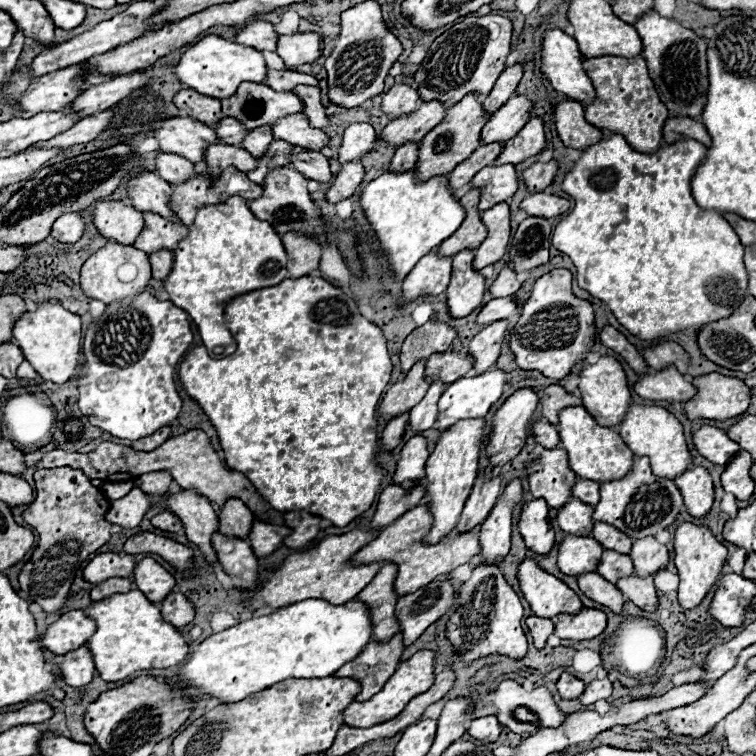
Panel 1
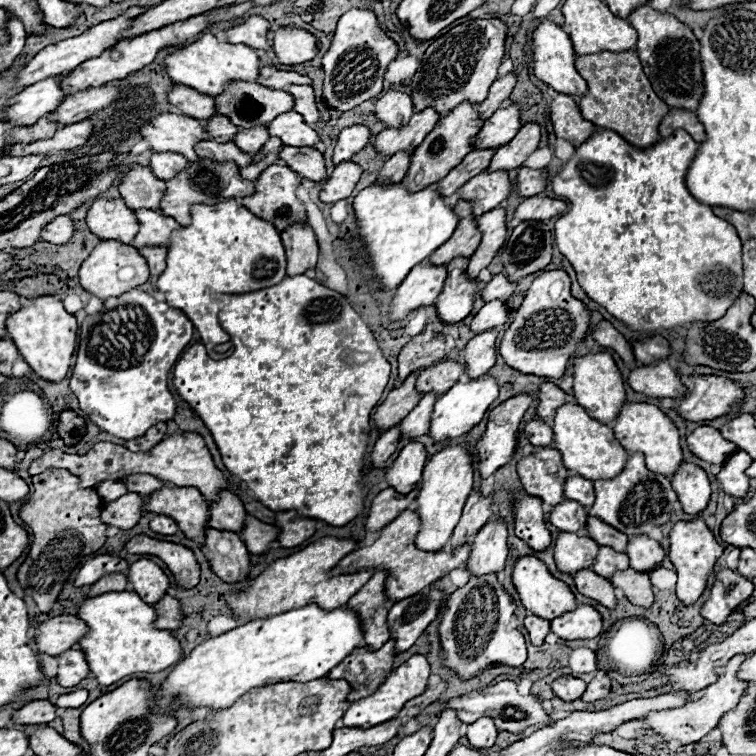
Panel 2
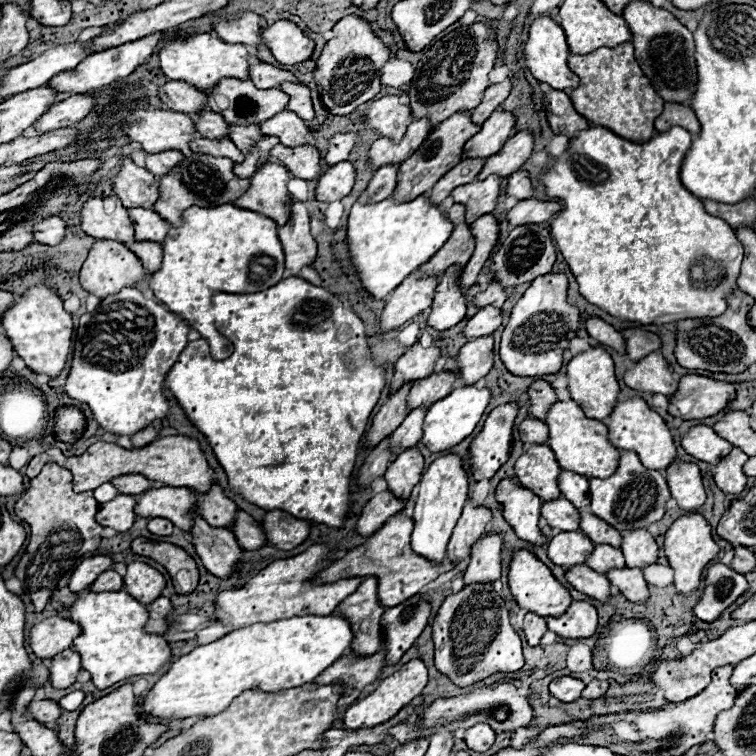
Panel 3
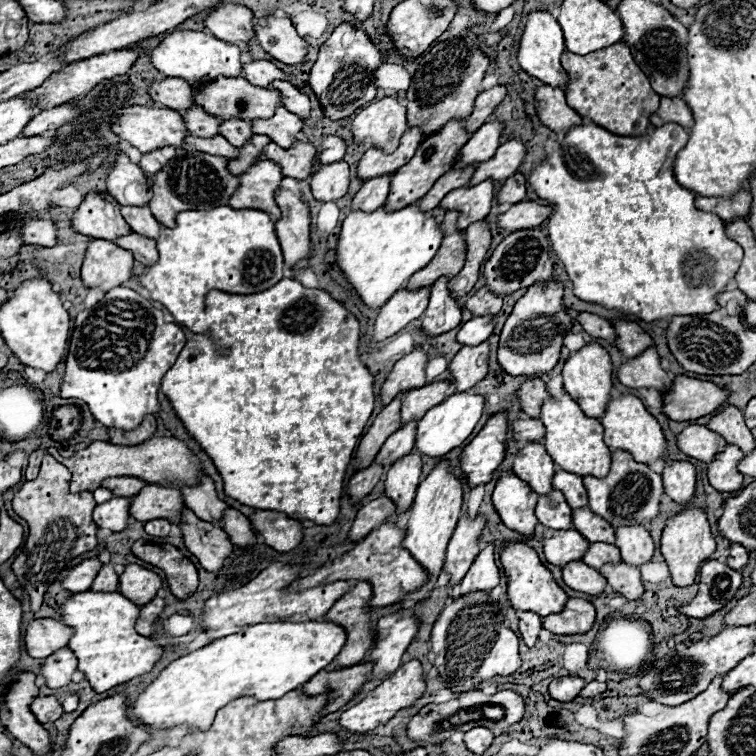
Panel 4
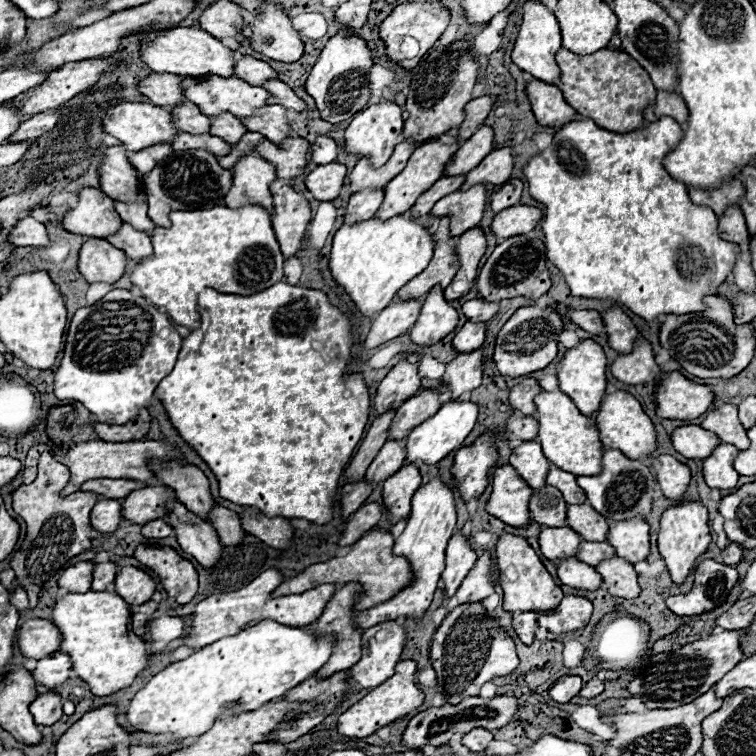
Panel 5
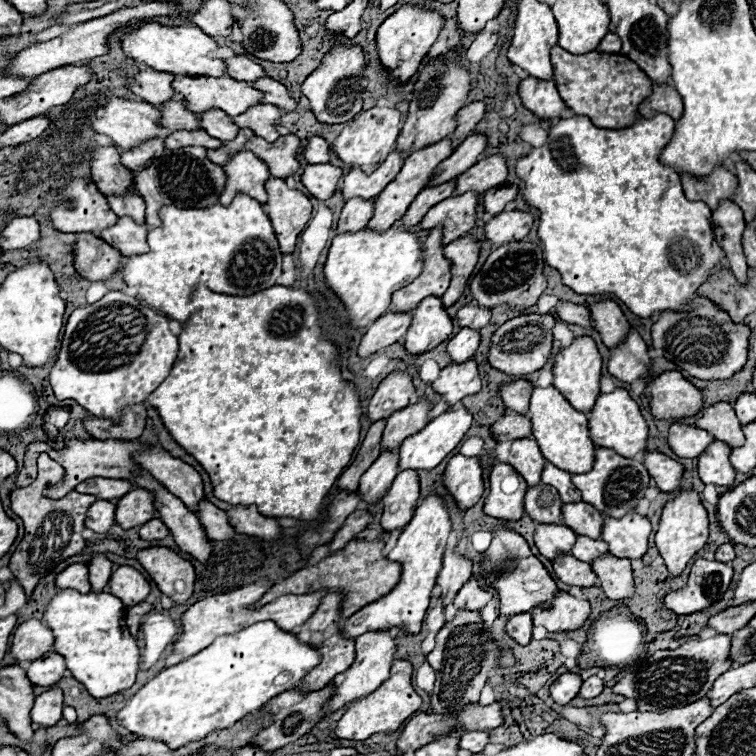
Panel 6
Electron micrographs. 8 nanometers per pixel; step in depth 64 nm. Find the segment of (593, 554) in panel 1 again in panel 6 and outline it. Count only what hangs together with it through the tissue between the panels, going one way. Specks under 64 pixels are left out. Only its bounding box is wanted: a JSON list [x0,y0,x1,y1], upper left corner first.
[534,524,576,560]

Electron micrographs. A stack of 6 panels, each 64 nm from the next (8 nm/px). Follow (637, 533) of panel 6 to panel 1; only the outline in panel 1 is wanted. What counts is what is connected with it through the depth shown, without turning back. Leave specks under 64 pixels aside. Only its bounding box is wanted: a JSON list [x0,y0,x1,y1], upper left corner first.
[630,538,670,578]

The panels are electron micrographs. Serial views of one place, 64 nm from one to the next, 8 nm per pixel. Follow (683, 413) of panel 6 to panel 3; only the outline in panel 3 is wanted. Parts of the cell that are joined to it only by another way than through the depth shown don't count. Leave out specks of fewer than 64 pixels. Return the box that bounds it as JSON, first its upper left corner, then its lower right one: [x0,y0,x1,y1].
[668,374,736,420]

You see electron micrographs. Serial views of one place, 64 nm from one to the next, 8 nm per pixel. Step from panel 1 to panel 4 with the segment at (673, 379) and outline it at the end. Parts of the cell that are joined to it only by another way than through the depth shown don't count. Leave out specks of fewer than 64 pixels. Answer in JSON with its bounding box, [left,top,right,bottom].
[618,348,672,392]

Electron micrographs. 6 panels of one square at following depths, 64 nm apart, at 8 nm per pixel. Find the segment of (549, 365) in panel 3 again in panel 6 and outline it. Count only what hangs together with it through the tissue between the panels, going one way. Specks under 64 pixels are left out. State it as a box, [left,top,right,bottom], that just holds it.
[488,314,556,376]

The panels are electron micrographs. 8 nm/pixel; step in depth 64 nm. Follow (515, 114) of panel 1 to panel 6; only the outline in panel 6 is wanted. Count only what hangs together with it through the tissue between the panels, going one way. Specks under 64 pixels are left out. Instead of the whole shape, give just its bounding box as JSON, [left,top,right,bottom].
[428,134,488,186]

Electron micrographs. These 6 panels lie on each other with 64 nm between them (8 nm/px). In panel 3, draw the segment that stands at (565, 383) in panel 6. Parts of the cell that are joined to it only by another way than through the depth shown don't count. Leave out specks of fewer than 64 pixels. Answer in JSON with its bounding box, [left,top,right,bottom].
[568,348,620,420]

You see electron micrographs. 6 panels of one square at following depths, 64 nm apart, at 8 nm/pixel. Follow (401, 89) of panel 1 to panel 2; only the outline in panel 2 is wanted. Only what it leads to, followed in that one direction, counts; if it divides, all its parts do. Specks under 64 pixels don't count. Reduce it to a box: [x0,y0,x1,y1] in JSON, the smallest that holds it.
[376,90,414,128]

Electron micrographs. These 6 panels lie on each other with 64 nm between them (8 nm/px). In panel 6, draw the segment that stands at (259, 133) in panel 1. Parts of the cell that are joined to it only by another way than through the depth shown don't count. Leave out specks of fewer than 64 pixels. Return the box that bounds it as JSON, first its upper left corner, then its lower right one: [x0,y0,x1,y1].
[198,110,238,142]

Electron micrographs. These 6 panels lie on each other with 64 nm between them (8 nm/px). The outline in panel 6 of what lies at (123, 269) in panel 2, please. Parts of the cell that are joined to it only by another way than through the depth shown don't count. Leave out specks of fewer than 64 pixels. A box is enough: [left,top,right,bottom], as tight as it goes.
[74,234,122,280]

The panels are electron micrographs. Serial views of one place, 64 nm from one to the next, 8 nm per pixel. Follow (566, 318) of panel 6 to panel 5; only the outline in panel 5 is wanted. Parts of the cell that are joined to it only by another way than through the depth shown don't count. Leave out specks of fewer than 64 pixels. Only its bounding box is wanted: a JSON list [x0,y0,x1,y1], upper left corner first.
[568,310,606,336]

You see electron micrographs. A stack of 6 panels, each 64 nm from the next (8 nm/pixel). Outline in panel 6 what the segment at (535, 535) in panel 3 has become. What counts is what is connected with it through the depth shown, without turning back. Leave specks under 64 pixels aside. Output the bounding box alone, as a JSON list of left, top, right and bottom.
[484,452,528,522]

